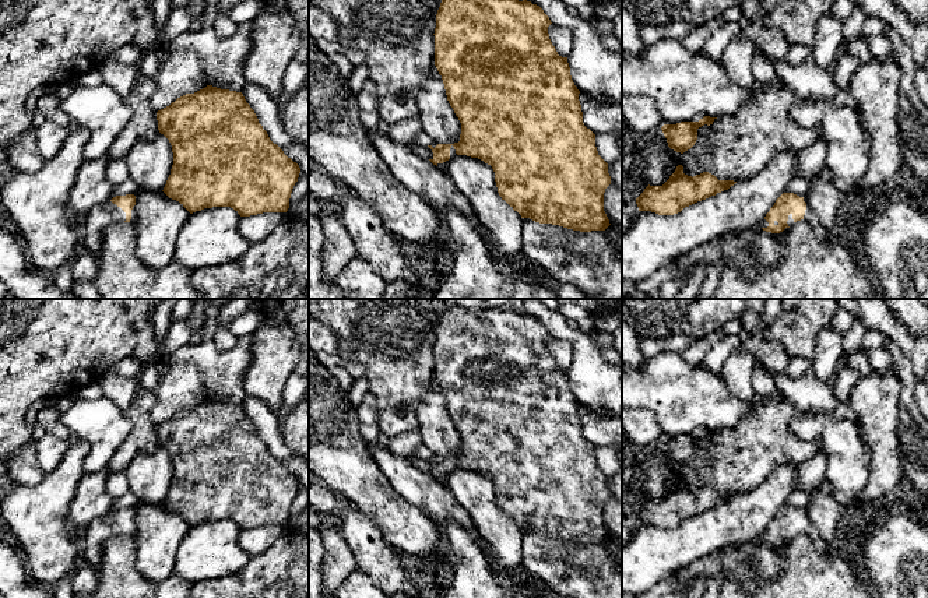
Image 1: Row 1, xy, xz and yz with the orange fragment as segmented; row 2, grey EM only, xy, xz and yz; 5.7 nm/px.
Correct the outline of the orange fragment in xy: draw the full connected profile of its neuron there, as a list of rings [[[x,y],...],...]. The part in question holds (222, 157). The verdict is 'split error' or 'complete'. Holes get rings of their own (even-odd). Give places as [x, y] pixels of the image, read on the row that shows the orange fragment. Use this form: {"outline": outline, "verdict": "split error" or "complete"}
{"outline": [[[207,85],[158,110],[157,120],[173,152],[162,191],[190,214],[212,207],[231,207],[240,217],[288,211],[300,168],[270,140],[242,92]]], "verdict": "complete"}

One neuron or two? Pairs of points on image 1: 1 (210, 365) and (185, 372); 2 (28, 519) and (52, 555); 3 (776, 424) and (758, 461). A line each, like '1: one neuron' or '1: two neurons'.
1: two neurons
2: one neuron
3: one neuron

